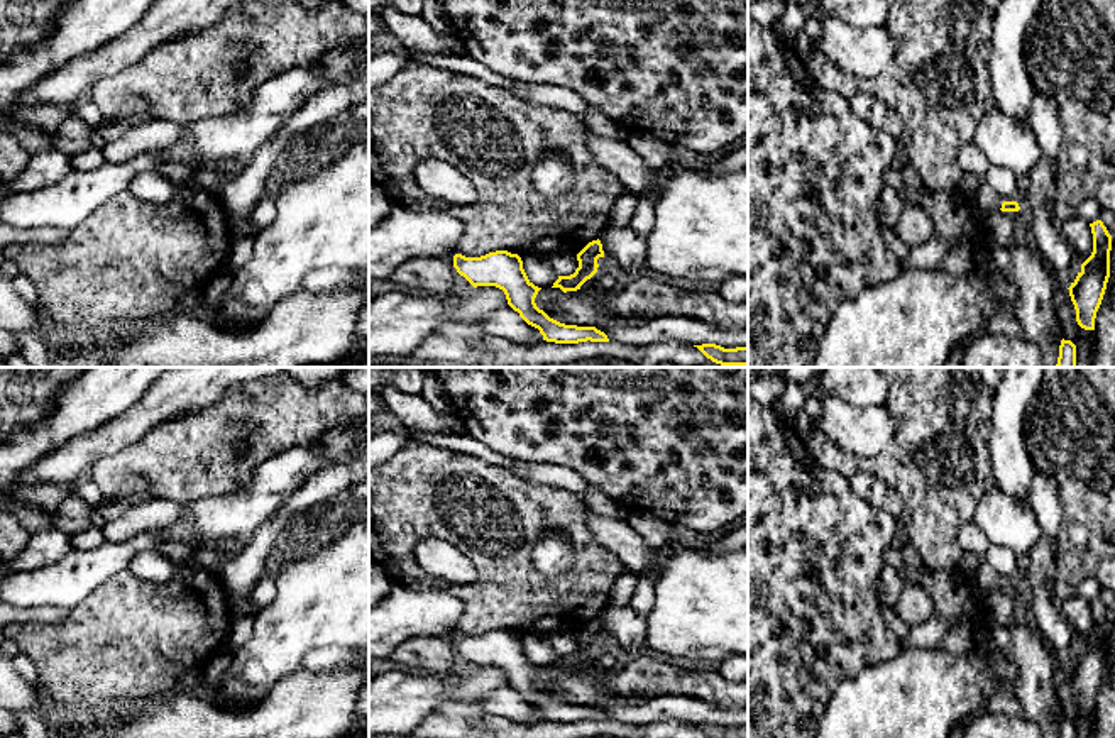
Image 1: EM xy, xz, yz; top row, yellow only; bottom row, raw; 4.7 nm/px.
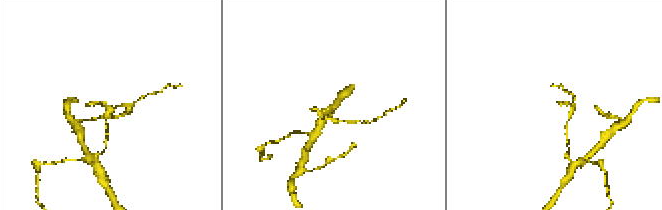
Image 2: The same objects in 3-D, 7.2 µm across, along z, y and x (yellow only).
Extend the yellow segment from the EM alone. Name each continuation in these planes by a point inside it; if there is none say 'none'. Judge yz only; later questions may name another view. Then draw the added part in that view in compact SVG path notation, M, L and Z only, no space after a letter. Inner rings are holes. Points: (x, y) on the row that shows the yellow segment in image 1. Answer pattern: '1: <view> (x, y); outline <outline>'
none

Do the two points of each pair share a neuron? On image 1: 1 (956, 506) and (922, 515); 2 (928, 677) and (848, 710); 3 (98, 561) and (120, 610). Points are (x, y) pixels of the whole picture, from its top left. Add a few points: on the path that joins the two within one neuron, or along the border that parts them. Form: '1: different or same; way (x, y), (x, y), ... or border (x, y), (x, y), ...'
1: same; way (948, 506), (938, 506), (931, 513)
2: same; way (907, 682), (899, 682), (868, 710)
3: different; border (127, 569), (100, 583), (75, 605)

